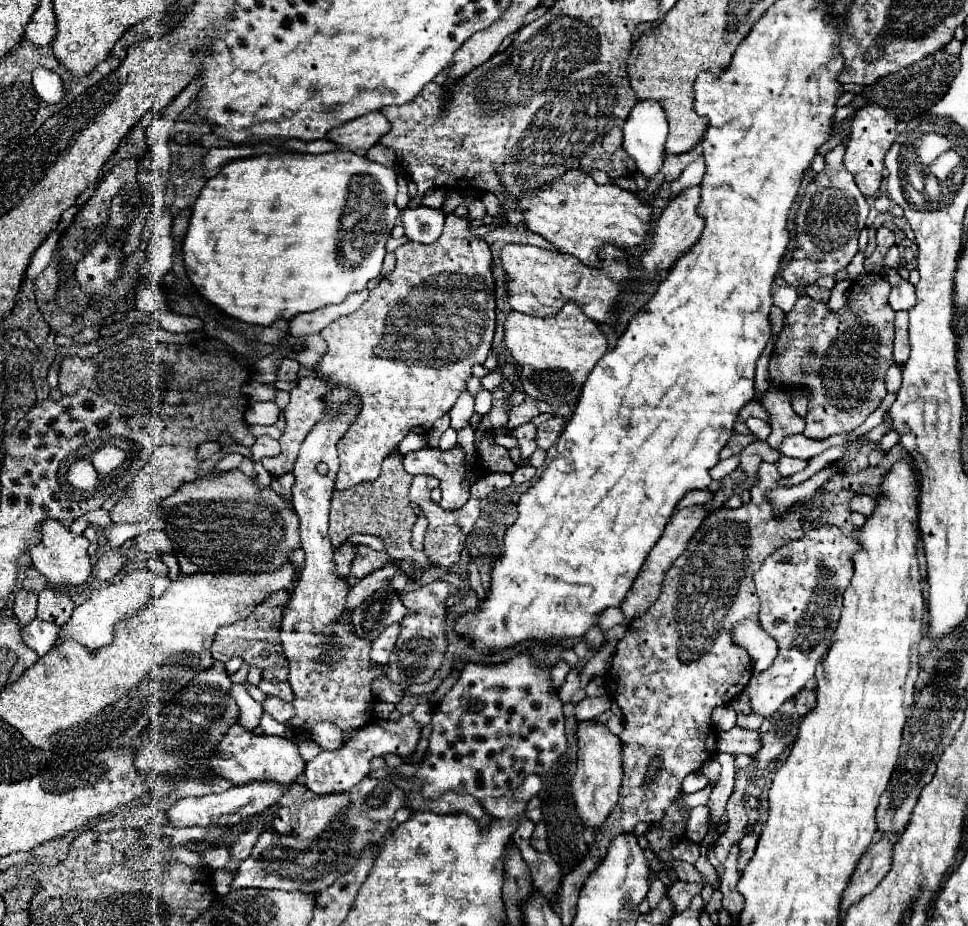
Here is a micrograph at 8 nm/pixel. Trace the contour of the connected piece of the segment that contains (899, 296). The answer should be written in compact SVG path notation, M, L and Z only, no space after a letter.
M884 269L882 275L886 275L886 281L892 285L890 297L888 297L888 305L894 311L910 311L916 303L916 293L914 293L914 285L910 285L910 281L902 279L894 269Z

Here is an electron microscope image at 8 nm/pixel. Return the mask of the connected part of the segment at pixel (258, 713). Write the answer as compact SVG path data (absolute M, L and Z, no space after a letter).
M232 685L232 697L238 705L238 717L240 717L240 723L242 727L246 729L256 729L258 723L260 723L260 717L262 717L262 705L256 703L244 685Z

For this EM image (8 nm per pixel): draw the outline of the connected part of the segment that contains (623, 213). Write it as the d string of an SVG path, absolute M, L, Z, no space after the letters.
M566 171L558 181L554 181L536 193L520 193L518 209L524 215L524 225L528 231L544 237L560 253L574 255L576 259L580 259L582 263L586 263L590 267L600 267L598 251L604 245L616 245L620 249L630 249L630 247L642 245L644 237L650 229L650 221L652 221L652 207L642 203L636 193L630 193L616 185L598 185L584 171Z

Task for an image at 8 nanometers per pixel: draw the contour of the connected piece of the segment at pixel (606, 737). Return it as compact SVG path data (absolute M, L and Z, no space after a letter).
M580 721L578 723L578 769L572 781L572 793L576 801L578 817L596 829L612 813L618 803L622 787L622 741L600 721Z

